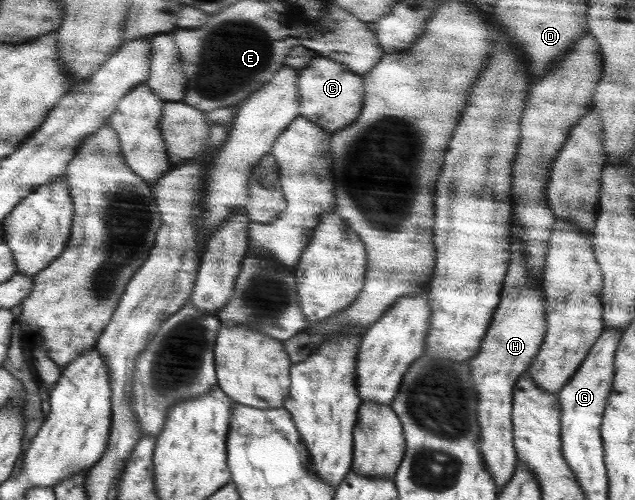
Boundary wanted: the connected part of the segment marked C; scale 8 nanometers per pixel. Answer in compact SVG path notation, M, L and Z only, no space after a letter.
M317 54L305 68L299 70L299 93L302 97L302 112L300 115L323 126L330 133L338 132L348 124L354 123L364 105L366 84L363 76L355 74L346 64L332 58Z

